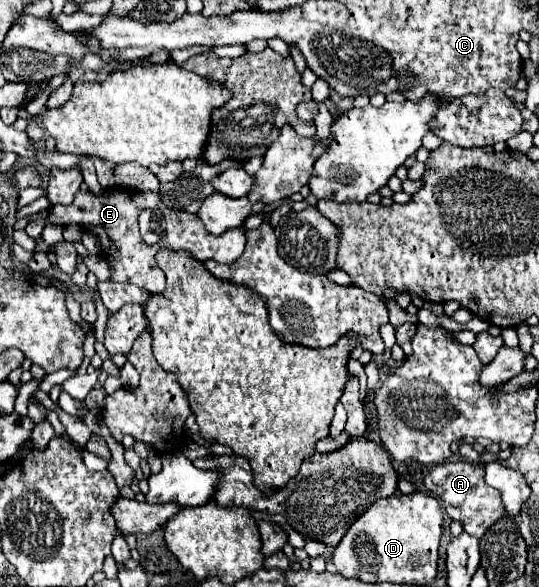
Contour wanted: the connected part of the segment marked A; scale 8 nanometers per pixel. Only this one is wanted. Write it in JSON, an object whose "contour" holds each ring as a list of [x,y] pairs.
{"contour":[[[456,461],[456,463],[446,463],[446,465],[436,465],[426,477],[424,477],[424,487],[436,495],[438,499],[442,499],[446,513],[450,515],[450,519],[456,519],[464,525],[464,531],[468,535],[474,537],[482,537],[486,533],[486,529],[490,525],[494,525],[500,517],[506,515],[504,503],[500,499],[500,493],[496,493],[496,489],[492,489],[490,485],[486,485],[484,481],[484,467],[476,465],[476,463],[464,463],[464,461]]]}

